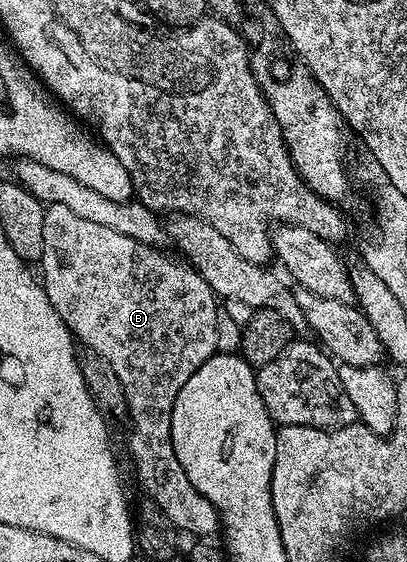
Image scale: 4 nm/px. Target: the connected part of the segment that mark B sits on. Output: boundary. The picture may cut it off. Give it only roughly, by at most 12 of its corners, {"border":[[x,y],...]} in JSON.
{"border":[[46,205],[41,283],[107,365],[146,499],[219,513],[173,448],[173,402],[220,351],[199,272]]}

